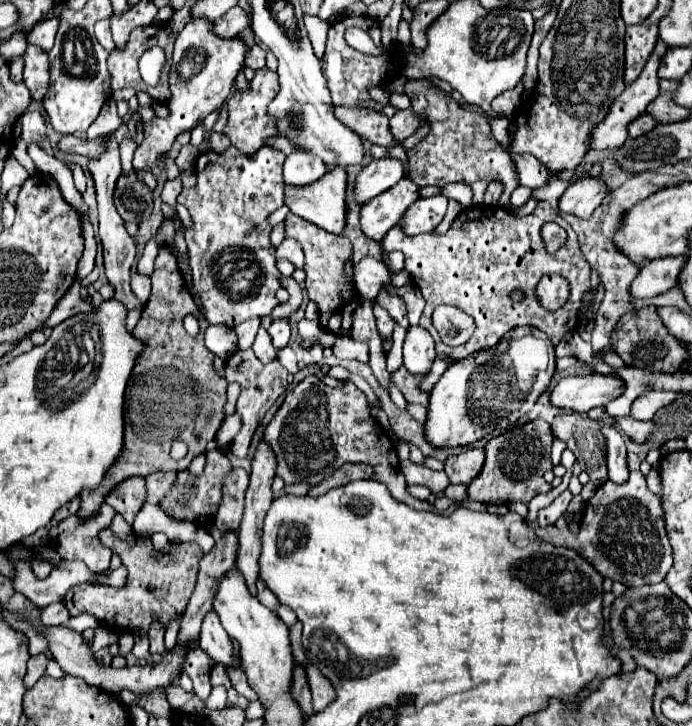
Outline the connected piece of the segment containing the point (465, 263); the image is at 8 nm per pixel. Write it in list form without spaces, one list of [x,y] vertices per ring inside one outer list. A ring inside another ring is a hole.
[[[538,201],[538,207],[526,217],[516,217],[500,207],[472,205],[468,209],[462,209],[462,213],[452,221],[450,229],[444,235],[432,231],[408,237],[404,235],[404,229],[400,229],[400,225],[394,225],[380,245],[386,253],[404,253],[404,269],[412,275],[414,283],[420,287],[426,299],[426,309],[422,313],[420,325],[432,333],[436,351],[452,355],[456,361],[468,357],[470,353],[496,345],[504,333],[518,325],[532,325],[544,331],[548,339],[558,345],[564,333],[576,329],[580,323],[580,297],[590,287],[590,265],[580,253],[574,229],[546,201]],[[548,221],[556,221],[568,231],[566,245],[554,255],[546,253],[540,239],[540,227]],[[546,273],[558,273],[570,283],[570,297],[558,311],[544,309],[536,297],[536,285]],[[510,289],[522,289],[526,299],[522,303],[512,303],[508,299]],[[438,305],[454,305],[474,319],[476,331],[468,343],[460,347],[448,347],[442,343],[438,331],[432,325],[432,313]]]

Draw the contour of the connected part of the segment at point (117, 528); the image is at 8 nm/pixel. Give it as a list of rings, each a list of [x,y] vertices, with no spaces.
[[[114,515],[114,519],[112,519],[112,523],[110,523],[110,529],[112,529],[112,533],[114,535],[118,535],[118,537],[128,537],[128,533],[132,533],[134,529],[132,529],[132,525],[130,523],[126,523],[120,515]]]

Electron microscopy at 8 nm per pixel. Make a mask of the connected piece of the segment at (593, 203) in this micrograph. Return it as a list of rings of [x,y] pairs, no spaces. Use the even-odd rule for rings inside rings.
[[[582,175],[570,183],[570,187],[560,197],[560,211],[588,219],[608,193],[610,189],[600,177]]]

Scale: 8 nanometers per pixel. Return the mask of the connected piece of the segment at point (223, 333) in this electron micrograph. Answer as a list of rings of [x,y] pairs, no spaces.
[[[210,325],[206,331],[206,347],[226,359],[236,351],[236,333],[234,329],[228,329],[228,325]]]

